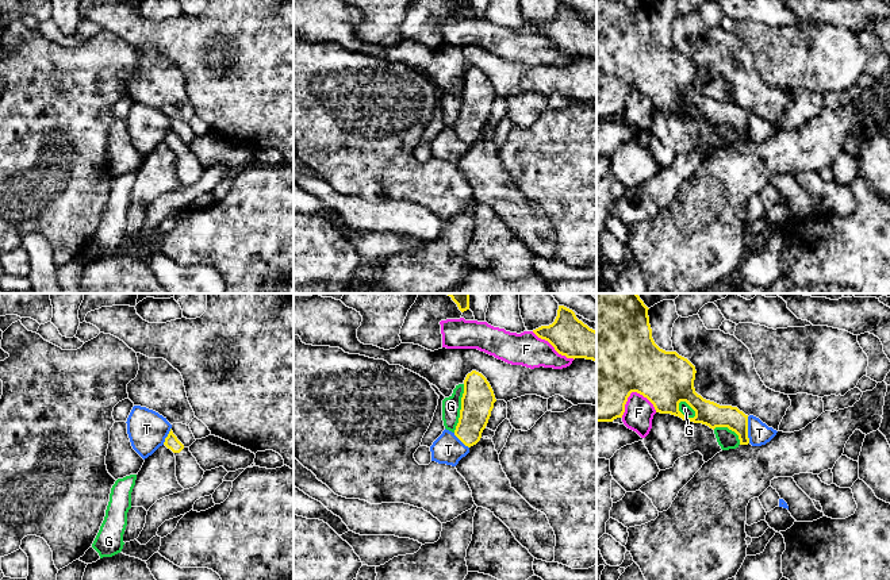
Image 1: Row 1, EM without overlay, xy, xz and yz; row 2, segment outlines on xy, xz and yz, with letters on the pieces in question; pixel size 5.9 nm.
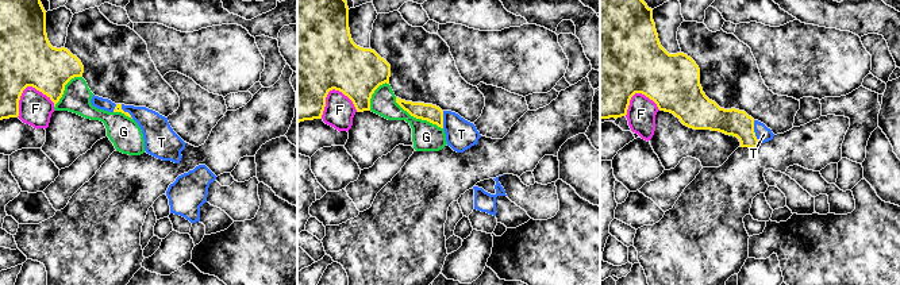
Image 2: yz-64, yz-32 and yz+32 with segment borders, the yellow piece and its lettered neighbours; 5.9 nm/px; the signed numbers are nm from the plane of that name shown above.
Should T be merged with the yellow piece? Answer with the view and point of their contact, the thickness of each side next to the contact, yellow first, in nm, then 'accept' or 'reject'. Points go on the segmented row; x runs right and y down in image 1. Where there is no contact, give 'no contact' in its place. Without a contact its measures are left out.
yz (747, 430) | 140/140 nm | reject

